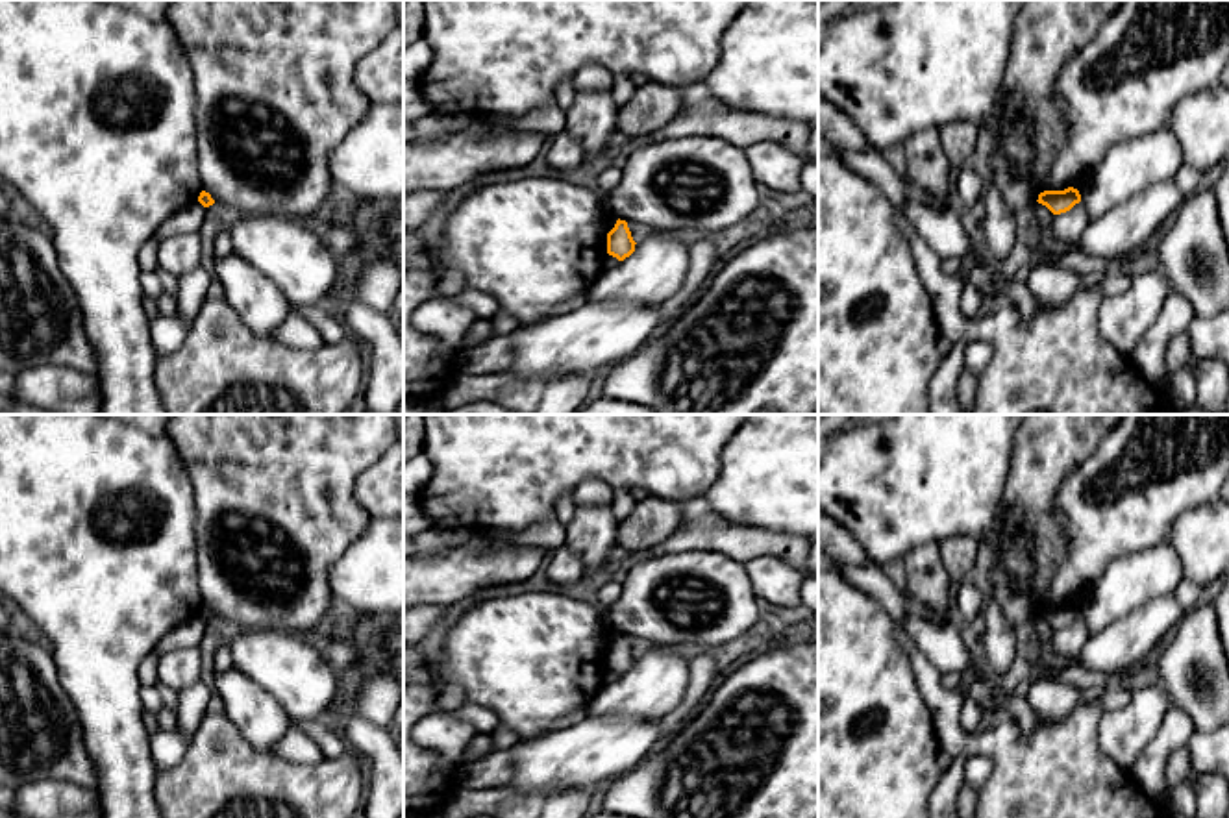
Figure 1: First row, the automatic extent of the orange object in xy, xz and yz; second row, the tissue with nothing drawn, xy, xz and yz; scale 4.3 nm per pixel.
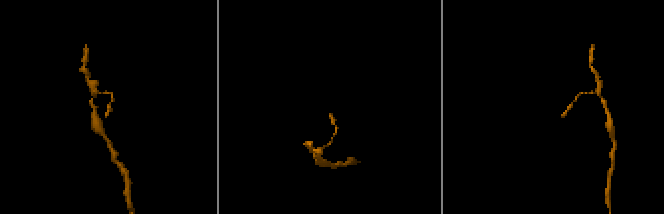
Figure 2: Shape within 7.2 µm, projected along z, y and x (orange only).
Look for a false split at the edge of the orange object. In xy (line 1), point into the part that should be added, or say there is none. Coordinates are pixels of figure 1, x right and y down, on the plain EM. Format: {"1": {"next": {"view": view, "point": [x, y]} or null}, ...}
{"1": {"next": null}}

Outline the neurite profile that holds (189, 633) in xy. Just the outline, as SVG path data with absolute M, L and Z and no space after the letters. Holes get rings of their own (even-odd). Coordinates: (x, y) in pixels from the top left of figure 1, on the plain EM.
M198 614L189 618L187 622L180 624L172 631L168 631L152 650L152 655L165 655L172 650L181 648L198 648L204 629L207 622L204 622Z

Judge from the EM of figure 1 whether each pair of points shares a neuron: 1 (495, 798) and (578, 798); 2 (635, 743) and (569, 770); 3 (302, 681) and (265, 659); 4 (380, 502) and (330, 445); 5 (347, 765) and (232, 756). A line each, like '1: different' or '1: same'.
1: same
2: same
3: same
4: different
5: same

